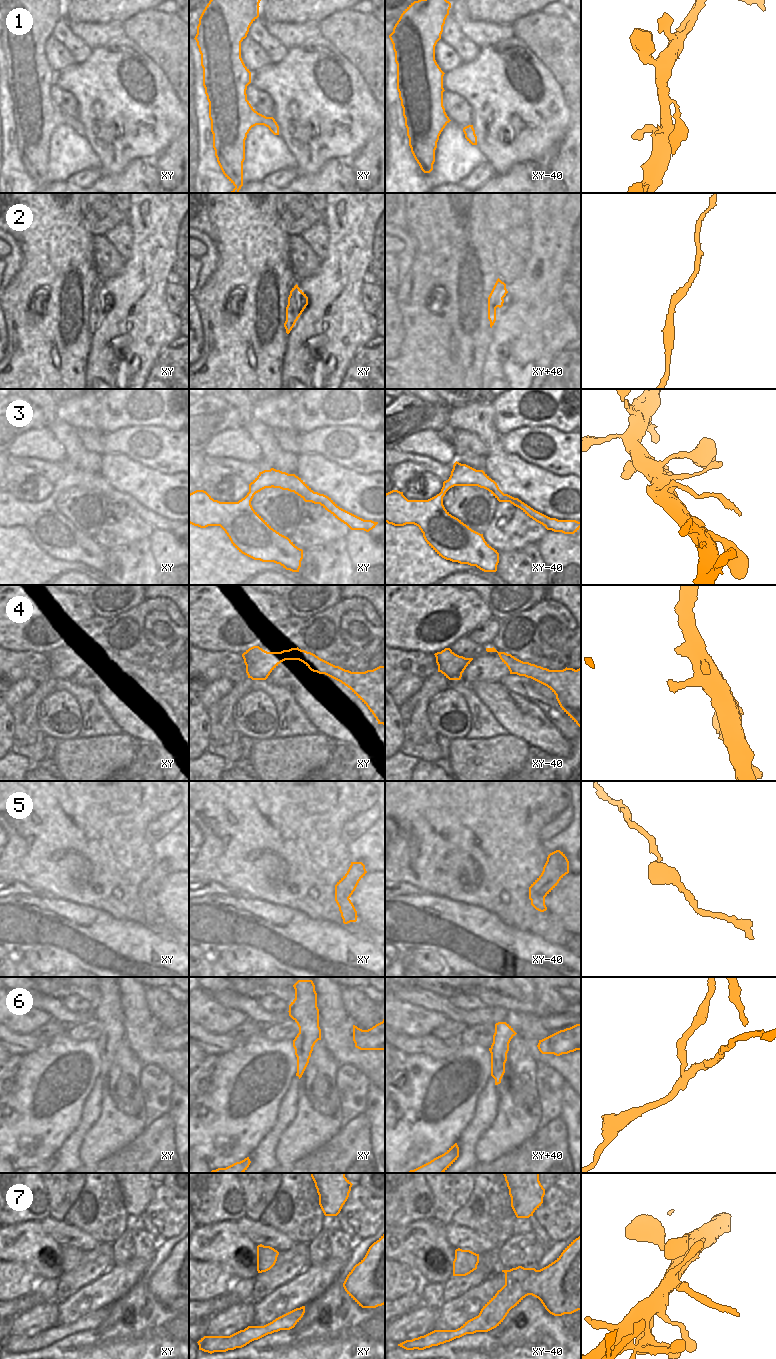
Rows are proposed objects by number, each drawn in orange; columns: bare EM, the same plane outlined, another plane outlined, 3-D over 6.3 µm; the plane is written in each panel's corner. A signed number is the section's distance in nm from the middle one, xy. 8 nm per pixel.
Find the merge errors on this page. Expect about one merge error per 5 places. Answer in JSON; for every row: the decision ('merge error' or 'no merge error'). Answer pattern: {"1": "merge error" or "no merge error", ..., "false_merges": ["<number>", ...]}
{"1": "no merge error", "2": "no merge error", "3": "merge error", "4": "no merge error", "5": "no merge error", "6": "merge error", "7": "no merge error", "false_merges": ["3", "6"]}

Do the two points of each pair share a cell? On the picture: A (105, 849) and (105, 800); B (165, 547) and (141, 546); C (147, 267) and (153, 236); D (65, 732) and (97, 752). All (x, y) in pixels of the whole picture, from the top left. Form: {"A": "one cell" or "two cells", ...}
{"A": "one cell", "B": "two cells", "C": "one cell", "D": "two cells"}

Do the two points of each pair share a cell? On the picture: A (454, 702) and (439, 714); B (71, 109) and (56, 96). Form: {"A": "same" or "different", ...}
{"A": "same", "B": "same"}

